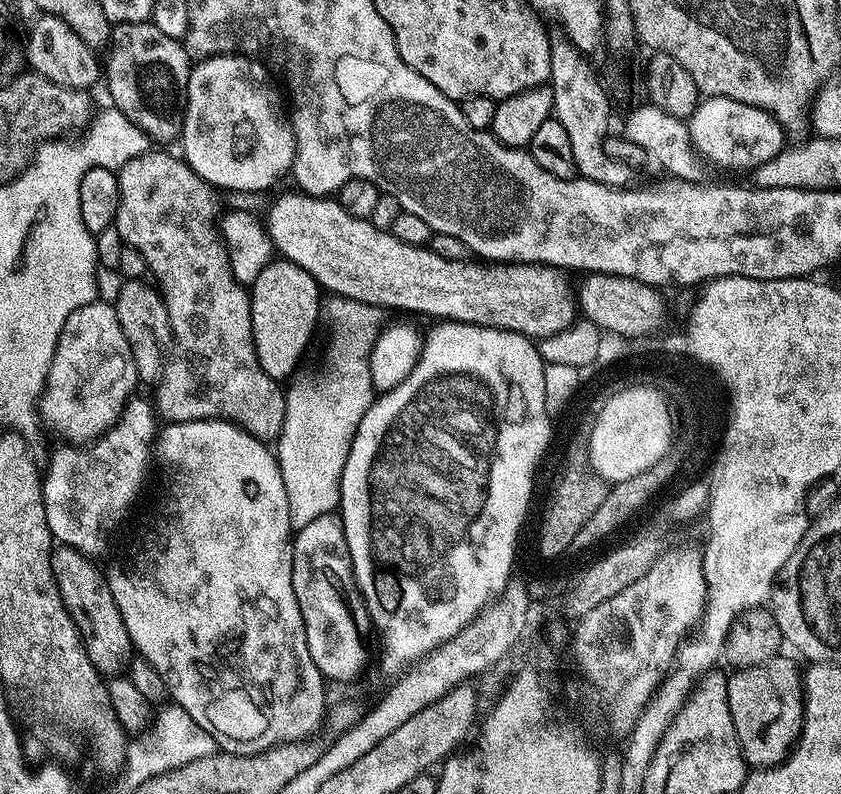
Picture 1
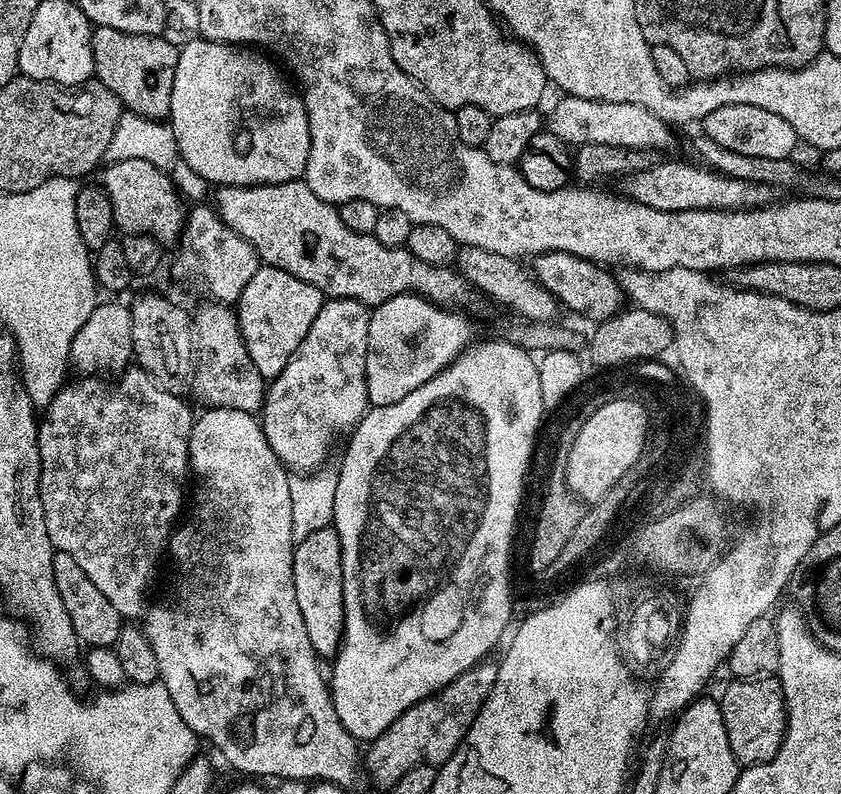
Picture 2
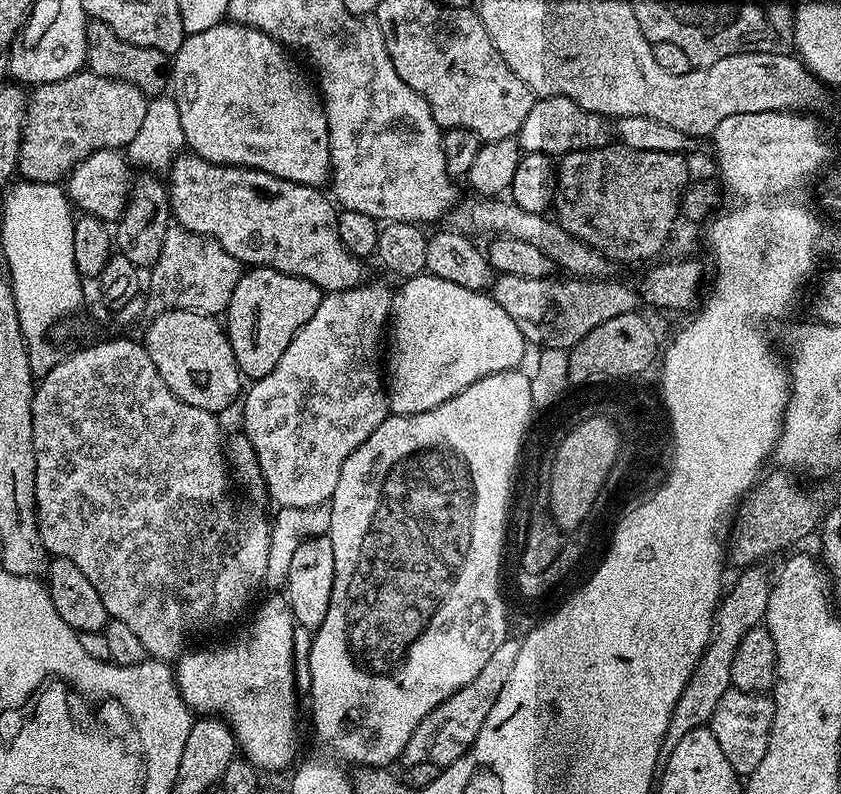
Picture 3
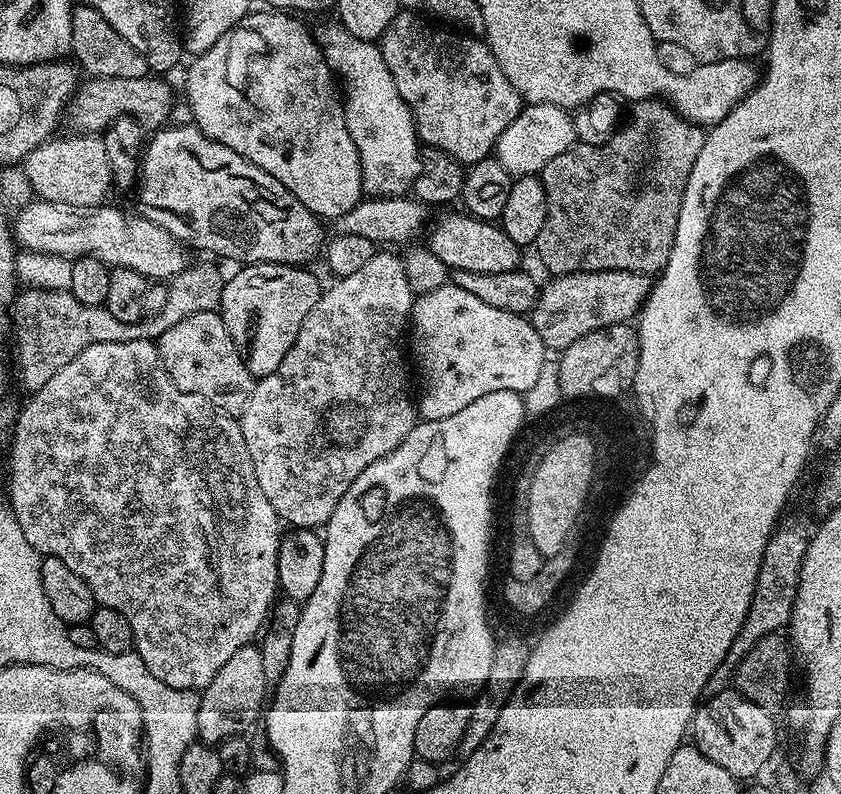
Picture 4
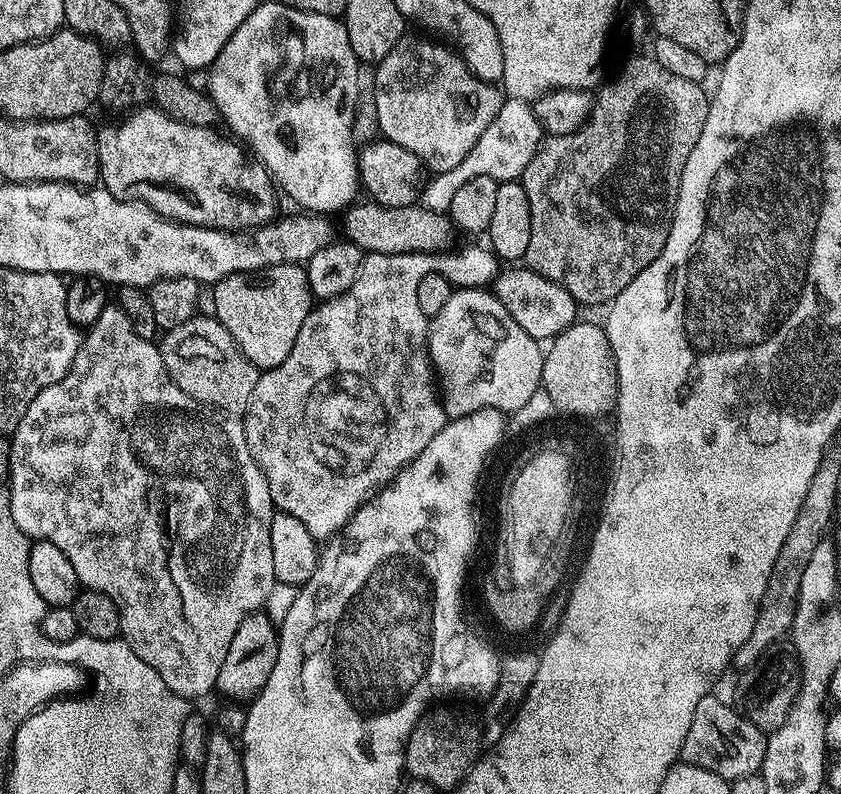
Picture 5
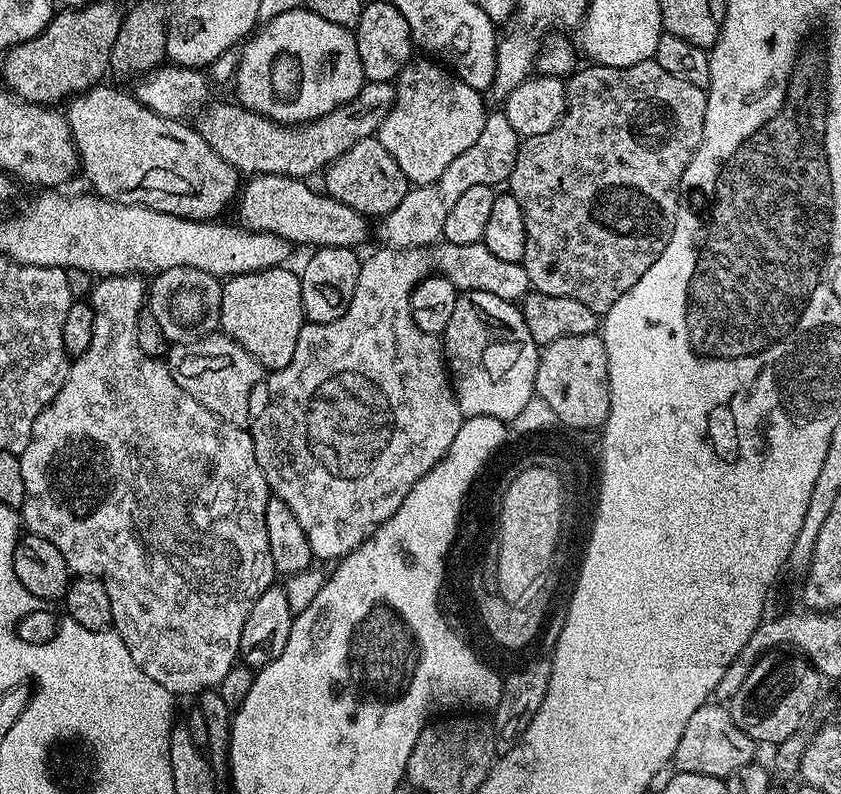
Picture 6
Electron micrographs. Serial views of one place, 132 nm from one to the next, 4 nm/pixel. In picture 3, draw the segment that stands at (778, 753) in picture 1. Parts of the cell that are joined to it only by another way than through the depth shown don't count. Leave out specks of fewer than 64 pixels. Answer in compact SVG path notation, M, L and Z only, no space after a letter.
M734 687L729 688L726 694L722 694L722 698L718 698L718 706L714 706L710 727L714 738L718 738L718 746L722 746L722 754L726 754L726 762L730 762L737 777L751 776L758 762L762 762L766 755L775 709L776 705L767 695L743 692Z

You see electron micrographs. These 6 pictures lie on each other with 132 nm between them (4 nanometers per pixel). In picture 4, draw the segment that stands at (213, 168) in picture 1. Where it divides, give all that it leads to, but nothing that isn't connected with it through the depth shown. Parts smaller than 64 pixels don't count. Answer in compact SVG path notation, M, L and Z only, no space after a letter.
M284 10L263 11L249 11L233 28L222 34L214 46L192 60L193 64L188 68L188 77L184 80L184 88L188 91L188 108L192 111L191 123L200 128L202 134L206 134L209 140L218 142L222 146L230 146L230 150L242 154L242 158L254 162L254 166L258 166L262 170L266 170L266 174L278 178L278 182L282 182L282 186L286 186L286 190L290 190L290 194L294 194L294 198L298 198L298 202L302 202L302 206L306 206L306 210L310 210L315 216L321 218L341 216L360 203L364 192L364 183L354 138L350 138L350 130L346 130L344 102L337 77L326 62L324 50L317 44L315 35L310 31L310 28L308 32L307 26L300 21L303 19Z

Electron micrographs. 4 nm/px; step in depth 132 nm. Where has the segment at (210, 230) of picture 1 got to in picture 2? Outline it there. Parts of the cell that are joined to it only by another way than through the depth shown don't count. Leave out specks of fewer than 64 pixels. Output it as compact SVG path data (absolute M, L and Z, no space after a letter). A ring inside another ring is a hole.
M142 158L114 160L107 166L108 169L103 169L102 186L110 194L110 206L114 206L117 229L124 234L153 236L164 246L175 245L184 230L186 207L180 201L180 192L168 177L169 173ZM207 303L194 312L192 327L199 351L201 348L208 355L208 372L197 371L191 377L190 392L208 408L233 408L245 414L259 413L264 406L266 381L250 359L250 350L246 350L235 311L227 304Z

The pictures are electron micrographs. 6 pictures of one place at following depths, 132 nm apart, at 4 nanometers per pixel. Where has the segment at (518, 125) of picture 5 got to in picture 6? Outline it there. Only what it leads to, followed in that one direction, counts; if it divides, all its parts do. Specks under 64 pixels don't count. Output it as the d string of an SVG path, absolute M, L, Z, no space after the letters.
M502 110L485 117L478 141L450 162L450 166L433 182L411 187L402 202L379 221L380 241L385 248L419 248L435 243L444 233L446 217L463 191L473 186L503 185L513 172L520 137Z

